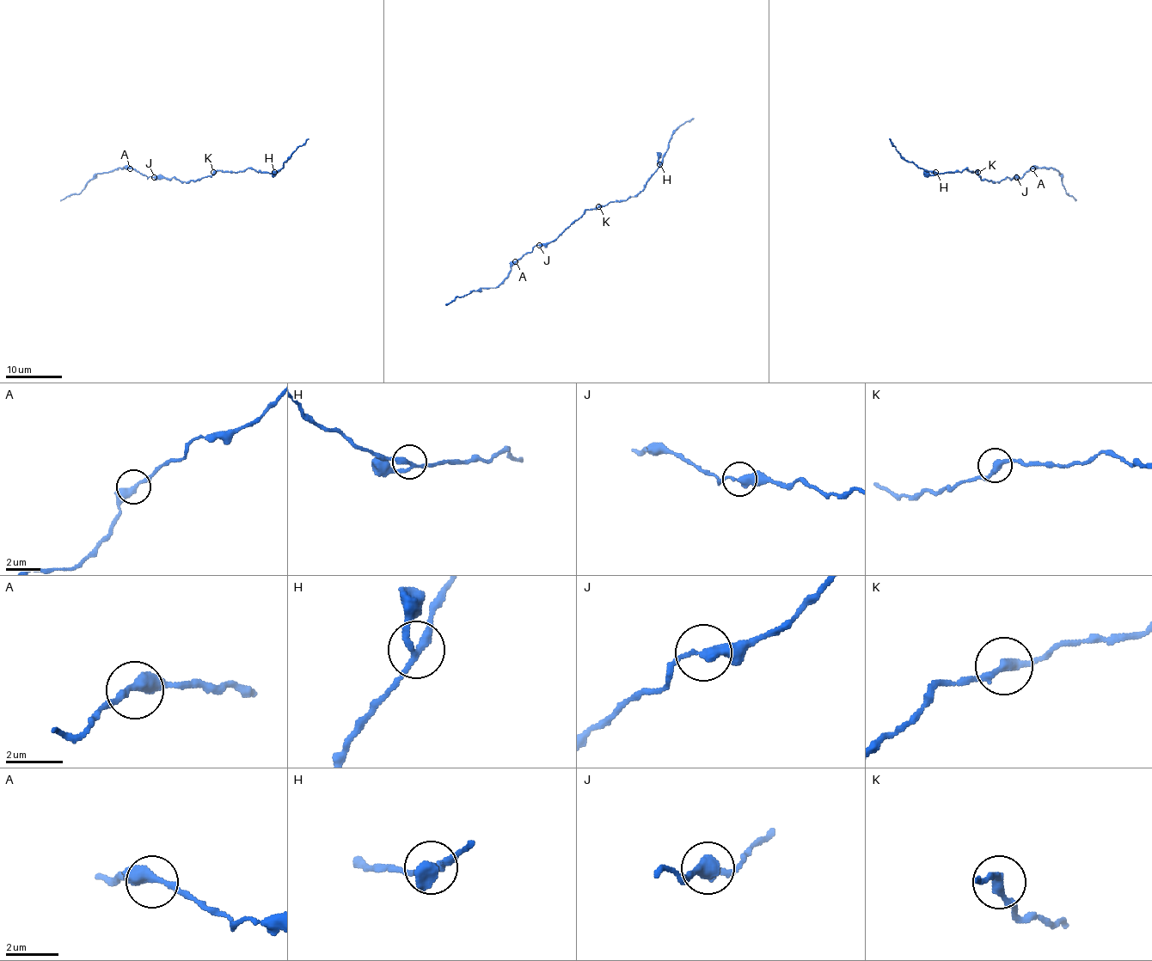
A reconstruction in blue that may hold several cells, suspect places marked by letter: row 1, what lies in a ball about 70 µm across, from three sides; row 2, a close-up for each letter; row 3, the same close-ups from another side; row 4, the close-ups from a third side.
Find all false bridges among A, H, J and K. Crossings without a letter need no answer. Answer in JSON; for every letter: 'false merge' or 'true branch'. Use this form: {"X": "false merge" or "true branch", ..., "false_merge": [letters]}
{"A": "true branch", "H": "true branch", "J": "true branch", "K": "true branch", "false_merge": []}

